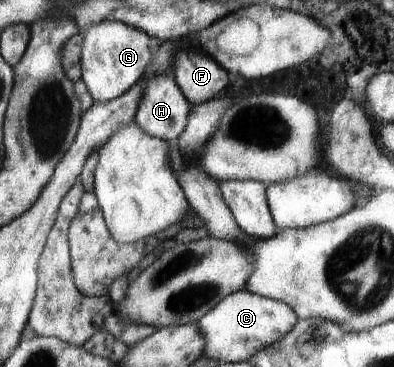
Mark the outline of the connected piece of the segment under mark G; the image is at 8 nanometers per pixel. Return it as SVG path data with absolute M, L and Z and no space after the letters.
M103 19L81 32L84 36L83 80L97 103L108 103L127 94L152 65L152 36L125 21Z

